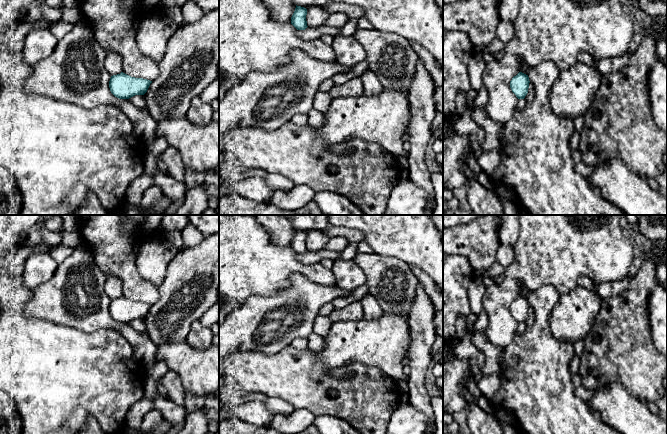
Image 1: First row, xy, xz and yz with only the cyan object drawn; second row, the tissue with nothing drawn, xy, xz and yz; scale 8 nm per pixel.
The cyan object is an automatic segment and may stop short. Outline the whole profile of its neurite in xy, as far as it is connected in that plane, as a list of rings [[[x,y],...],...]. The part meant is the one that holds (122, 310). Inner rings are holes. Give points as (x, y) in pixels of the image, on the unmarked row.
[[[123,296],[113,299],[109,305],[111,317],[119,323],[129,323],[135,319],[144,319],[152,305],[131,301]]]

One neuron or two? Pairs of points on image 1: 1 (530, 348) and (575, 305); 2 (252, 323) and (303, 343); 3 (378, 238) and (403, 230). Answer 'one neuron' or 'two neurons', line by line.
1: two neurons
2: two neurons
3: one neuron

